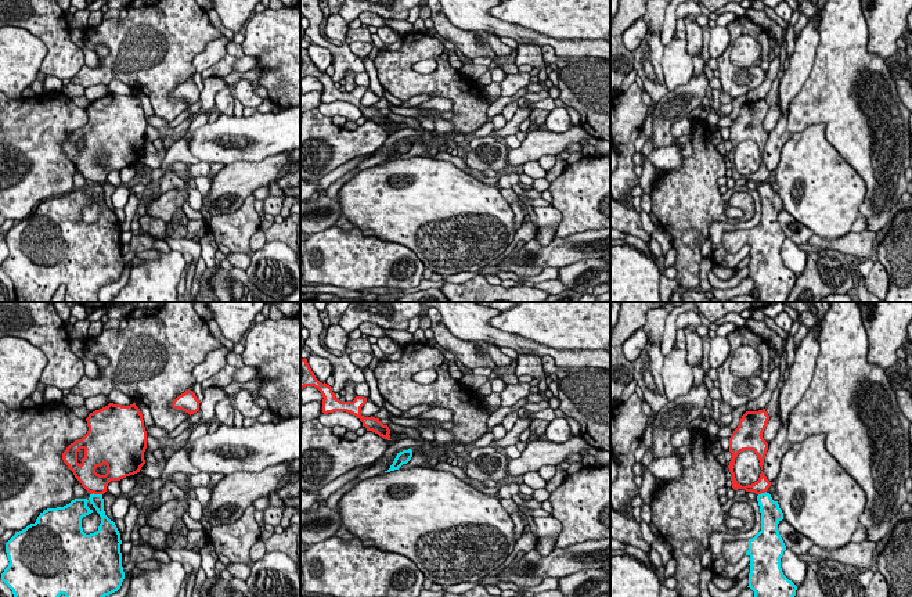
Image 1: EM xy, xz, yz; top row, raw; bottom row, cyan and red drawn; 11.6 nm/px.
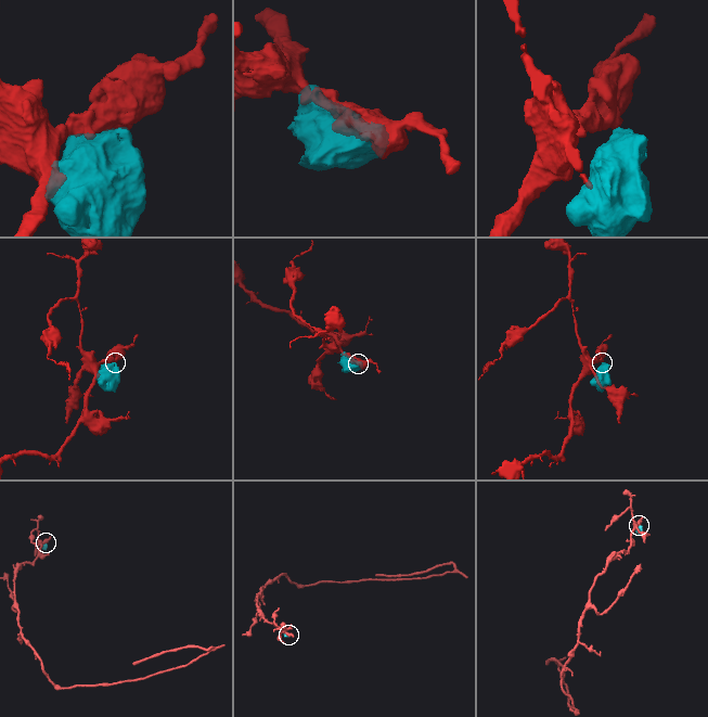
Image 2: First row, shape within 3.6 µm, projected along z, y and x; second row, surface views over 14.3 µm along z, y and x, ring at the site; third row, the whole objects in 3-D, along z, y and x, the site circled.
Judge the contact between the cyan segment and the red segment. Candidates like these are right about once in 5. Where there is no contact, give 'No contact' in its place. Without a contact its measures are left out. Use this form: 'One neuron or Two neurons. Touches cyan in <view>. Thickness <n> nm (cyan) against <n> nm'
Two neurons. Touches cyan in xy. Thickness 200 nm (cyan) against 240 nm

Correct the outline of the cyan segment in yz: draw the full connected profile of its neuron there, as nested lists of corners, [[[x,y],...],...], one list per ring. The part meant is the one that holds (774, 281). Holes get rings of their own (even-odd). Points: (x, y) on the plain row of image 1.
[[[769,183],[757,186],[761,202],[761,220],[749,230],[732,230],[722,235],[722,247],[736,253],[742,247],[750,247],[749,276],[758,292],[757,302],[786,302],[797,276],[789,270],[781,258],[786,235],[779,224],[778,213],[783,202]]]

